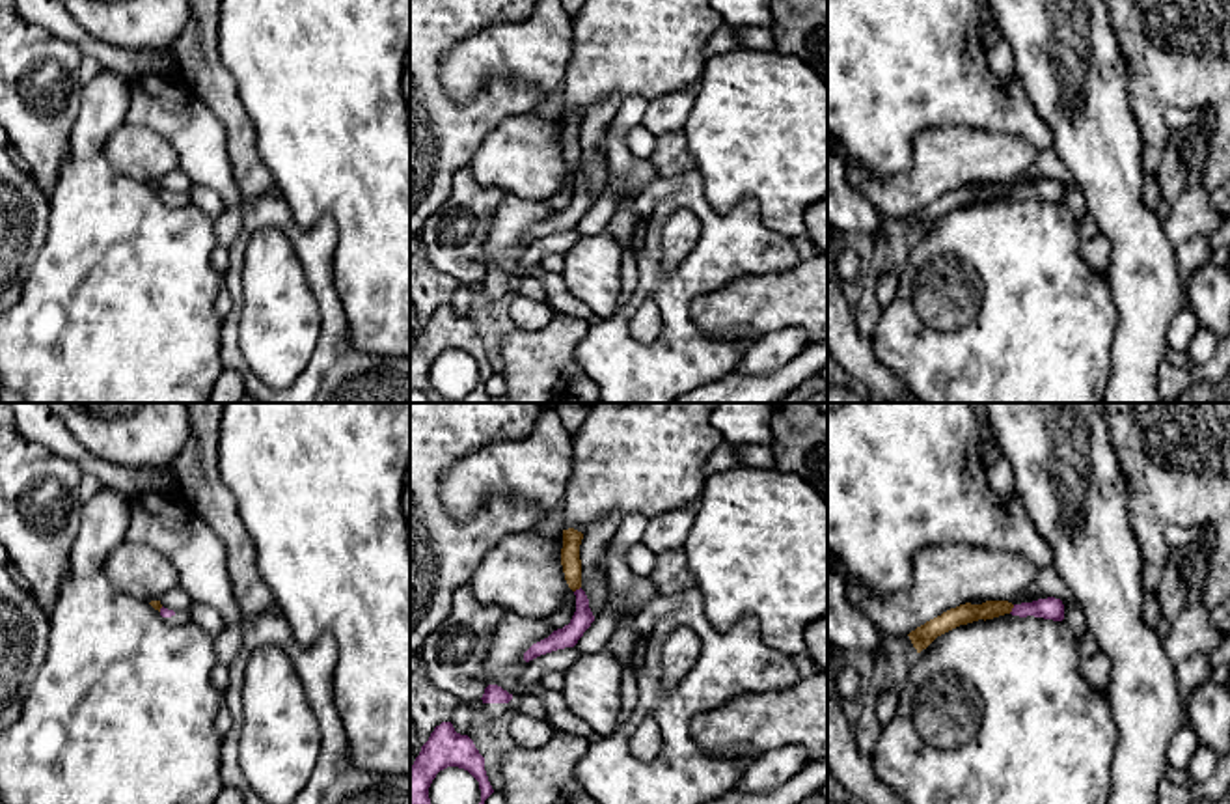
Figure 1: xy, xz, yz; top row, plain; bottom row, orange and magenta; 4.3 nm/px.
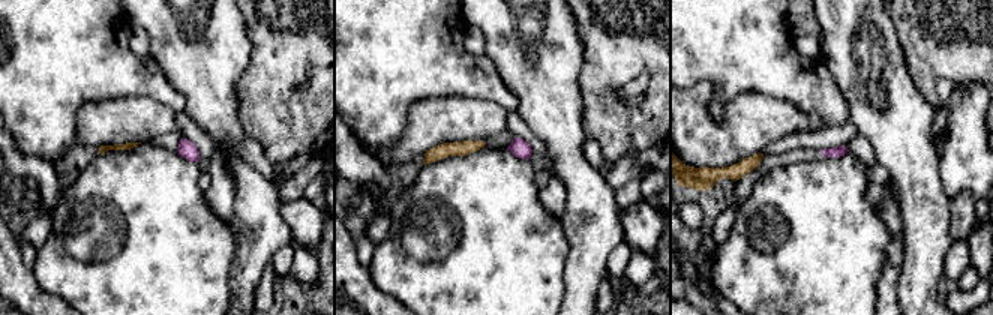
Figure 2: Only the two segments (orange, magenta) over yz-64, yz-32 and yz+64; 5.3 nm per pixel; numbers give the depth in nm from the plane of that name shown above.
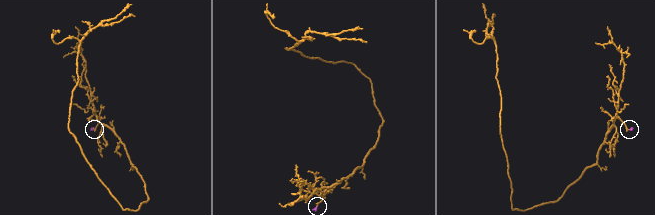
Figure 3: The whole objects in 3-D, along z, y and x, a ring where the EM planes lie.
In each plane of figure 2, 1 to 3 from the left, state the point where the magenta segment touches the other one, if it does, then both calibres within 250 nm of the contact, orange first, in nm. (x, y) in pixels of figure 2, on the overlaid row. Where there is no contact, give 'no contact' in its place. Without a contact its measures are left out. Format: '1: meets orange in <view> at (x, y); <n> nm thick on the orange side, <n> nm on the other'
1: no contact
2: no contact
3: no contact

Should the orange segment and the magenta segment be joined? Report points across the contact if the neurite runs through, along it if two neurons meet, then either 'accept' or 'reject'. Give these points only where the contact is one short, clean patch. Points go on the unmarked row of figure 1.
along yz (1014, 187), (1009, 194) | reject

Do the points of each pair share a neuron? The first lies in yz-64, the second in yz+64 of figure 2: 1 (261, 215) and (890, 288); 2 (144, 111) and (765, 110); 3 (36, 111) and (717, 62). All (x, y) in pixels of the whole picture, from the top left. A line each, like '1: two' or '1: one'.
1: two
2: one
3: one

